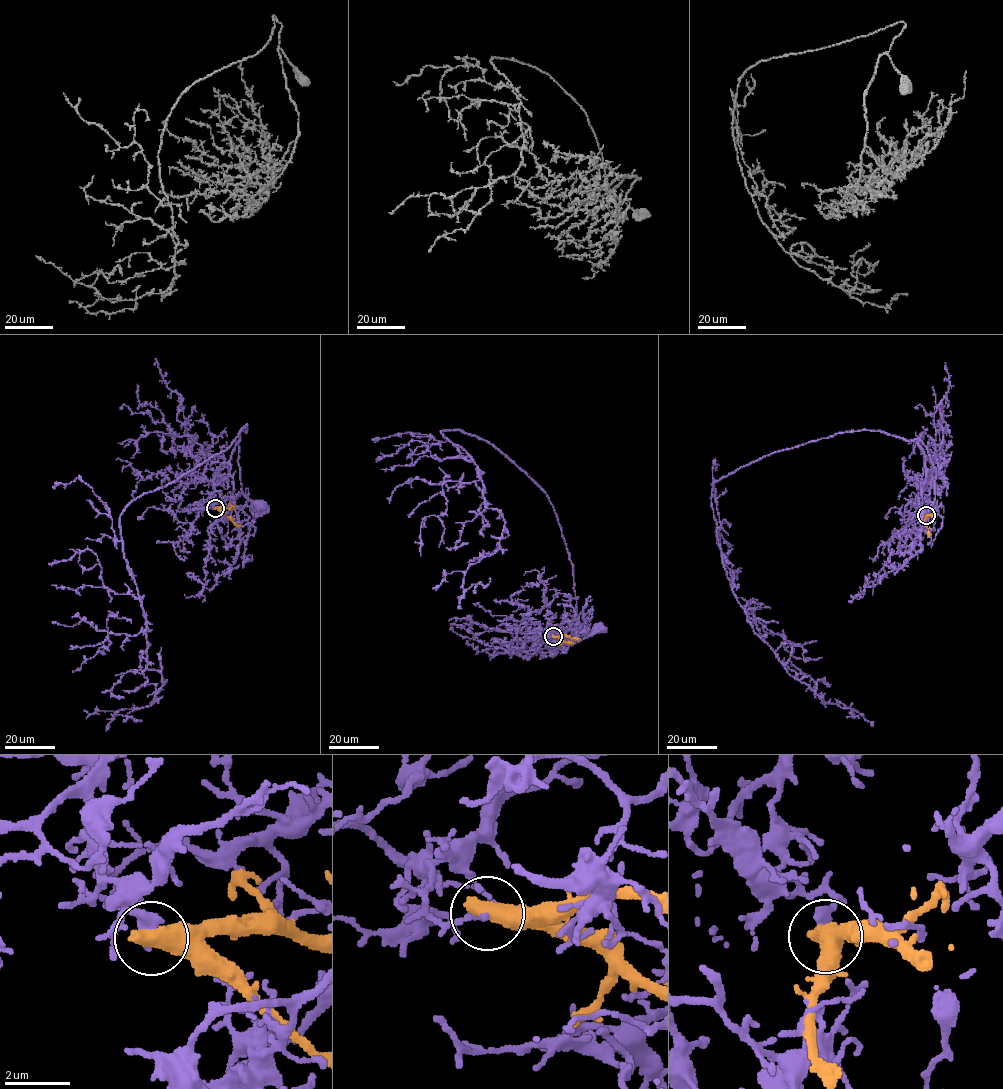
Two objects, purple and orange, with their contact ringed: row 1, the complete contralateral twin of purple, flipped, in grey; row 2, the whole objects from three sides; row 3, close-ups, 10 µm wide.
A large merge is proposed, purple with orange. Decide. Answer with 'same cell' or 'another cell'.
another cell

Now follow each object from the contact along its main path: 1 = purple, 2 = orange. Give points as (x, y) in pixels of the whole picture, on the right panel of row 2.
1: (926, 515), (922, 492), (925, 460), (920, 440), (936, 469), (935, 500), (921, 514)
2: (926, 515), (928, 534)

